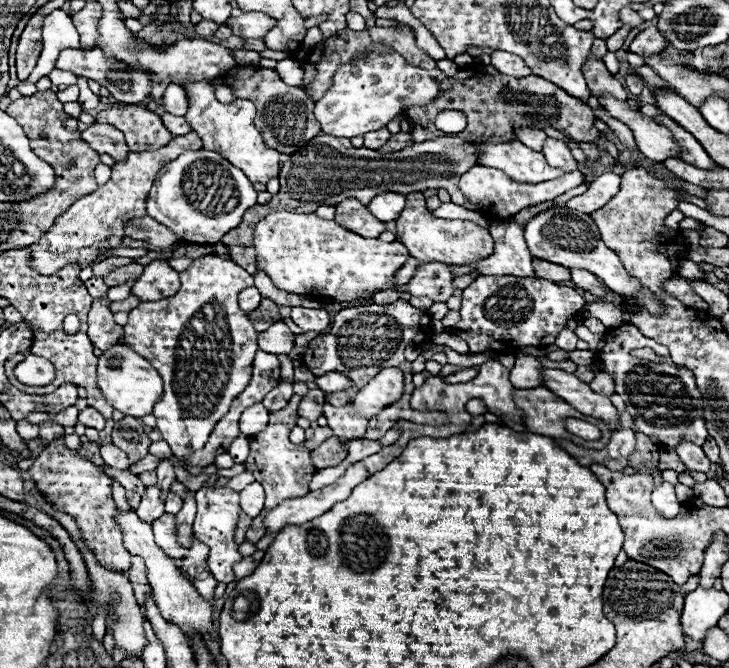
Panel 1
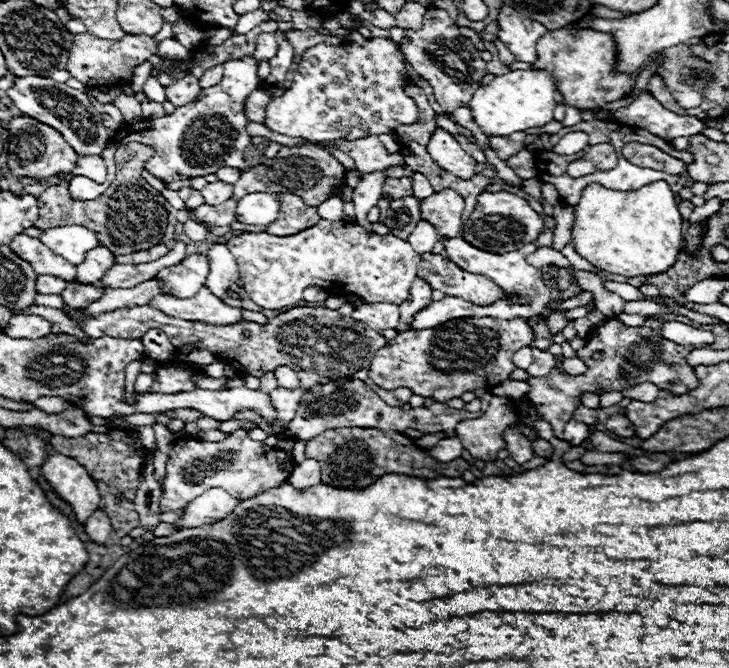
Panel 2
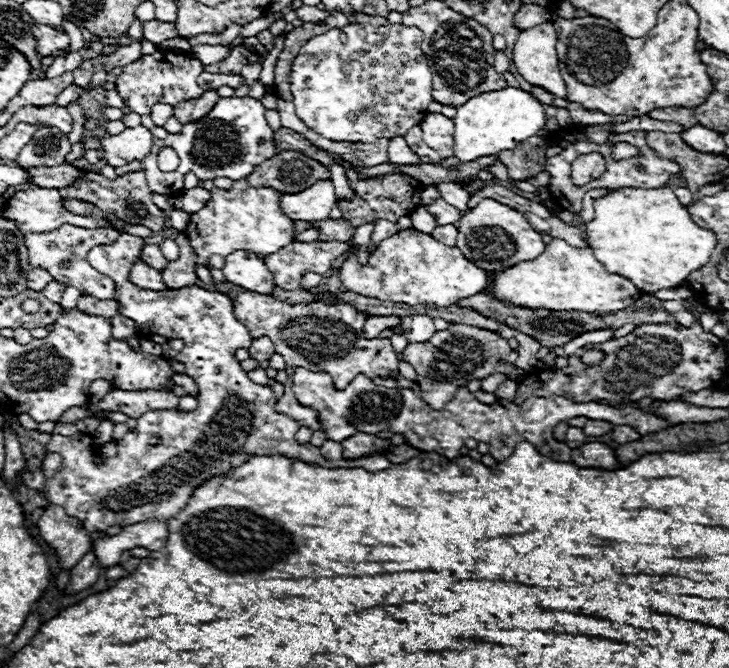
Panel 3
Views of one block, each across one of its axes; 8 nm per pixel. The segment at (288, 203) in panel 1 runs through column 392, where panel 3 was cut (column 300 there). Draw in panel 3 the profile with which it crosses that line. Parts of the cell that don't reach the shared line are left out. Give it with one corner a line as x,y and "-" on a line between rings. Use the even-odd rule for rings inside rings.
284,150
272,160
266,160
256,168
248,182
252,186
278,188
280,192
302,192
316,180
330,178
330,170
320,166
316,160
304,156
302,152

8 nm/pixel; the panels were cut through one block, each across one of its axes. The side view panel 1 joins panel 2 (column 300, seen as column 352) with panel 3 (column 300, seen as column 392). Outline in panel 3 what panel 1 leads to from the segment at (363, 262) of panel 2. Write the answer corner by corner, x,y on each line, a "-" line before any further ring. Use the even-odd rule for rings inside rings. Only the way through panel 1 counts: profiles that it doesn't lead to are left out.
292,242
280,252
266,256
264,262
274,274
276,286
284,290
298,290
304,272
326,274
332,262
348,250
348,244
340,242

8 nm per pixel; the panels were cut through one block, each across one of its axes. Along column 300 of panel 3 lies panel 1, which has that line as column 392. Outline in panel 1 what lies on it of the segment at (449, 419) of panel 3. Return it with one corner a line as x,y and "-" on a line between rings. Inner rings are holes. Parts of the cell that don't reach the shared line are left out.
386,368
386,370
380,370
344,408
334,408
330,404
324,404
324,416
328,420
328,426
332,428
332,432
338,438
362,440
362,438
366,438
366,430
368,430
370,418
374,418
386,406
390,406
396,400
400,400
402,392
404,392
404,374
402,374
402,370
398,370
398,368

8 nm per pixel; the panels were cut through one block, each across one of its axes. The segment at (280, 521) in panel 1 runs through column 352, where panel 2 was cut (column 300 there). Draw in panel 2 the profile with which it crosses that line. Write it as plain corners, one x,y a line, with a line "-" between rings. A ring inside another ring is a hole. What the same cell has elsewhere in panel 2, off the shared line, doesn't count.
306,458
304,462
296,464
292,476
288,482
292,482
298,488
308,488
312,484
320,484
320,464
312,458

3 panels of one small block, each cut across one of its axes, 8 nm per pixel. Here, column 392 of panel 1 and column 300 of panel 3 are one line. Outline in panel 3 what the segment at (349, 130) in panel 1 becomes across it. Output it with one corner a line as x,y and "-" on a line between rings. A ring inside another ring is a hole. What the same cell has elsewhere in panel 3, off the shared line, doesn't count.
348,24
344,28
332,28
320,36
310,38
298,52
292,64
290,90
294,94
294,106
300,120
336,142
364,142
372,144
378,138
404,136
408,128
420,124
426,116
432,98
432,72
426,56
422,54
422,32
416,26
402,24

